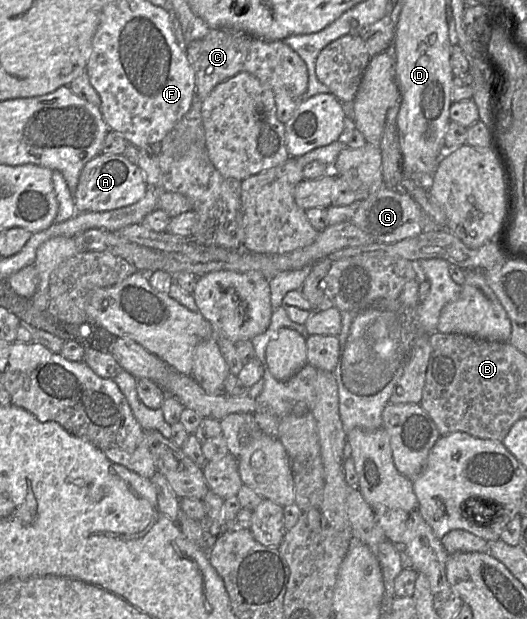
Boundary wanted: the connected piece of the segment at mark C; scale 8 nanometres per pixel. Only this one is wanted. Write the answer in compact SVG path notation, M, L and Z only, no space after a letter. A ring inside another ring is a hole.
M210 29L207 35L186 44L186 54L195 73L196 98L204 101L220 83L246 72L275 90L287 89L303 96L308 89L306 63L284 41L268 41L241 31Z

